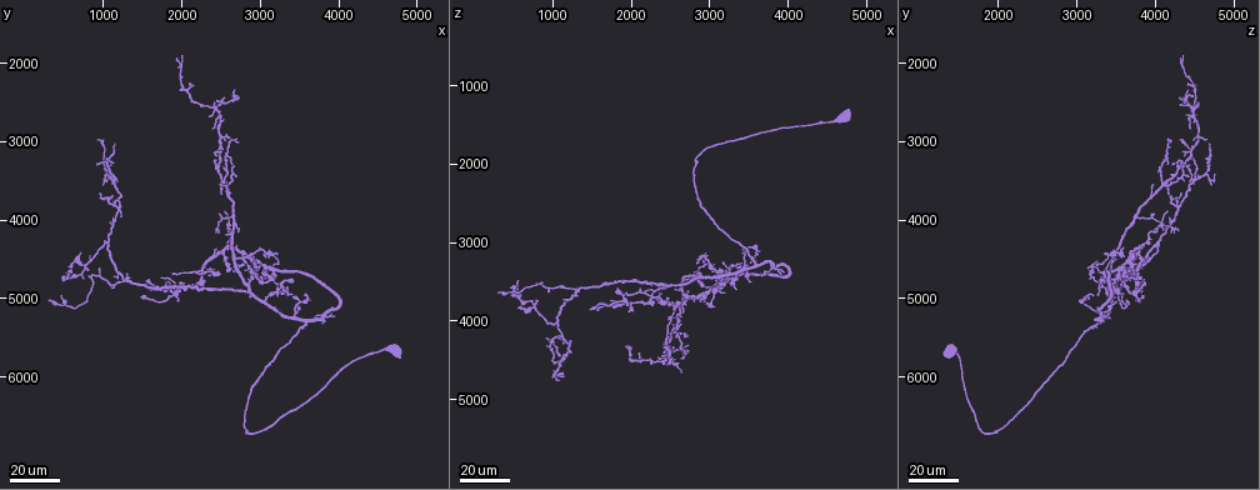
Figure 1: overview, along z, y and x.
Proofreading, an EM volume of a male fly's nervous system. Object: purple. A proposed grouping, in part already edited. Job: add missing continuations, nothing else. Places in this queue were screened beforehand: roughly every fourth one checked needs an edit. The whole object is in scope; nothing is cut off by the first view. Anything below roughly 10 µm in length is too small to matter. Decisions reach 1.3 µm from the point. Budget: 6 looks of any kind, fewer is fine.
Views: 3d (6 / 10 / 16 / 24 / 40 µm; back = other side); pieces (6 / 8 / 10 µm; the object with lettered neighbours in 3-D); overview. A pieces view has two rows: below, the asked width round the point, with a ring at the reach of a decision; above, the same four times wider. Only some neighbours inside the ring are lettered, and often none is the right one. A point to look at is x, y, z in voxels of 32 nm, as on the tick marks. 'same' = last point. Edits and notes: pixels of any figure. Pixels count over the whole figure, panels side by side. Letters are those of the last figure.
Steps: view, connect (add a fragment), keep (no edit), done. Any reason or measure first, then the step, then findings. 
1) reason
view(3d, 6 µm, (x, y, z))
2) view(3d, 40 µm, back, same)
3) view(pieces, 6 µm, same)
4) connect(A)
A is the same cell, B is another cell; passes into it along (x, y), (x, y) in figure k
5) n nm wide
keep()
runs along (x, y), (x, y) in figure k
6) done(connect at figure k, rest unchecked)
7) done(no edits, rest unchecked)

view(3d, 40 µm, (2650, 2400, 4450))

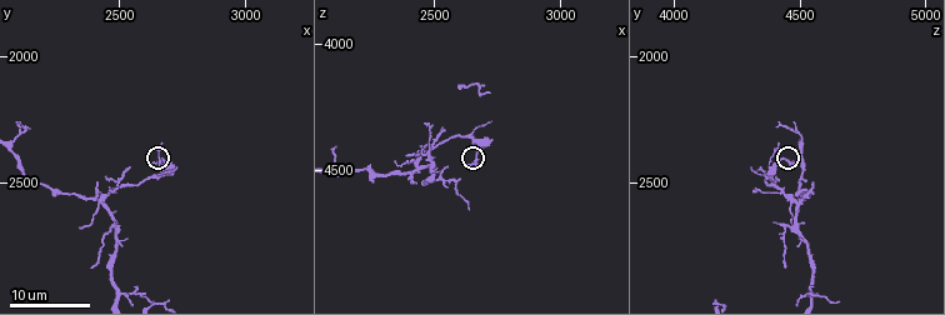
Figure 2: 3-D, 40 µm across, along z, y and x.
view(pieces, 8 µm, (2640, 2420, 4490))

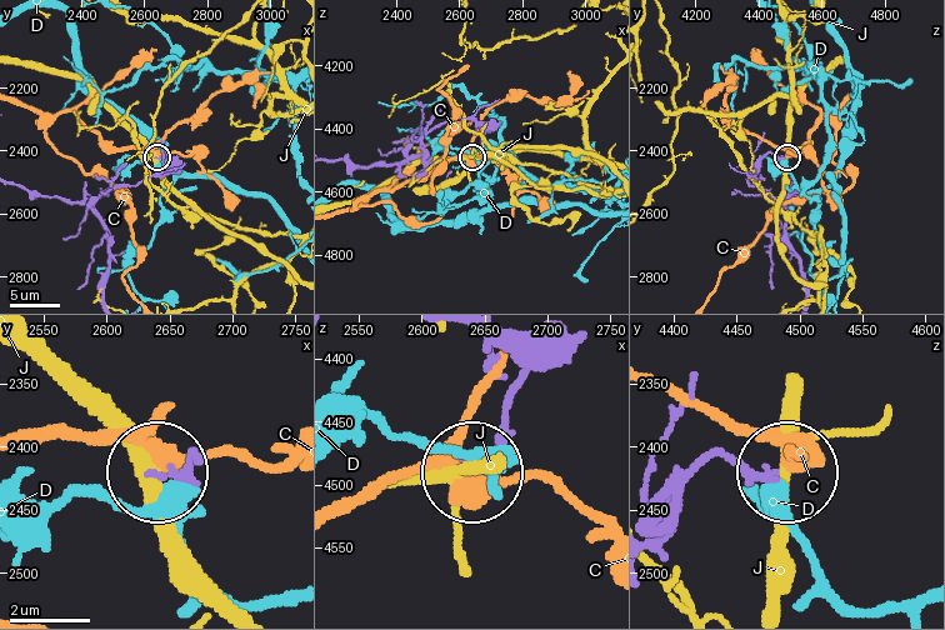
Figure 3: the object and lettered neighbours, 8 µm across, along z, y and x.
keep()
C, D and J are other cells; no lettered fragment goes on from it

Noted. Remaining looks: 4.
an open end
view(3d, 24 µm, (2540, 2440, 4330))

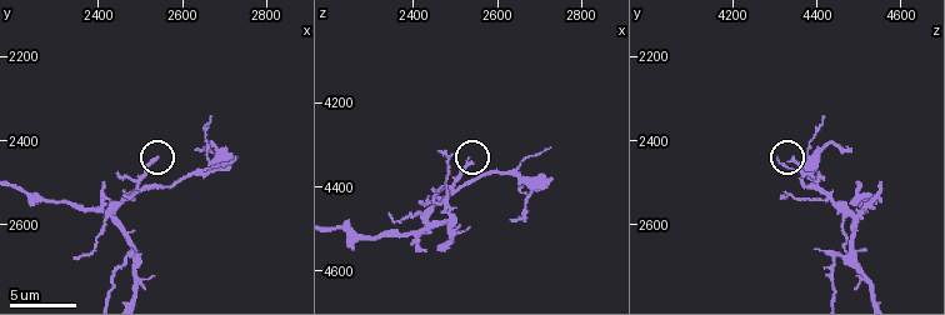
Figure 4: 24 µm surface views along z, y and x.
view(pieces, 6 µm, (2540, 2445, 4340))

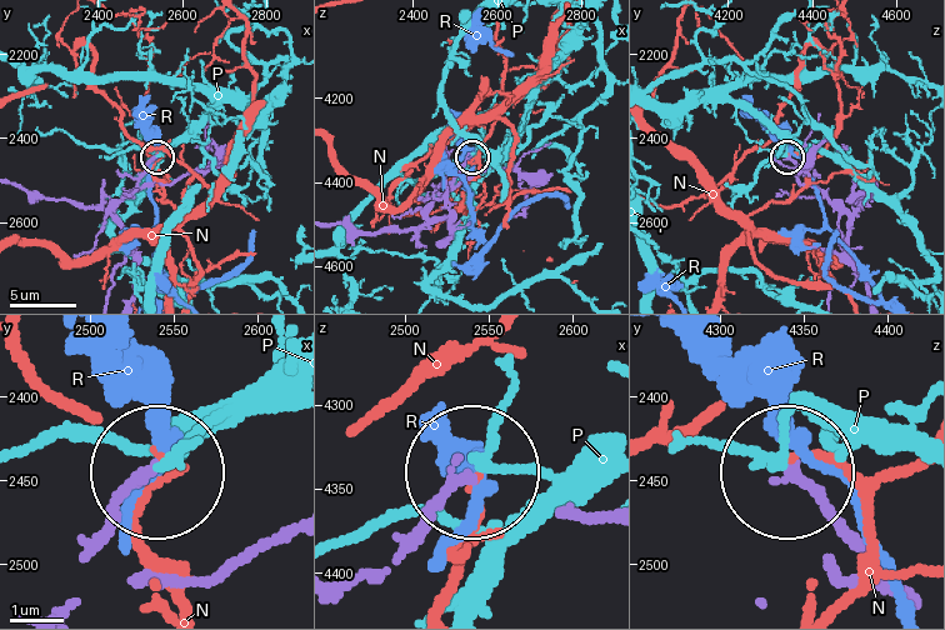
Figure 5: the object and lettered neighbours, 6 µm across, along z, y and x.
keep()
N, P and R are other cells; runs along (405, 539), (468, 476) in figure 5; no lettered fragment goes on from it

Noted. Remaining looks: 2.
tapers out
view(3d, 40 µm, (2700, 3050, 4200))

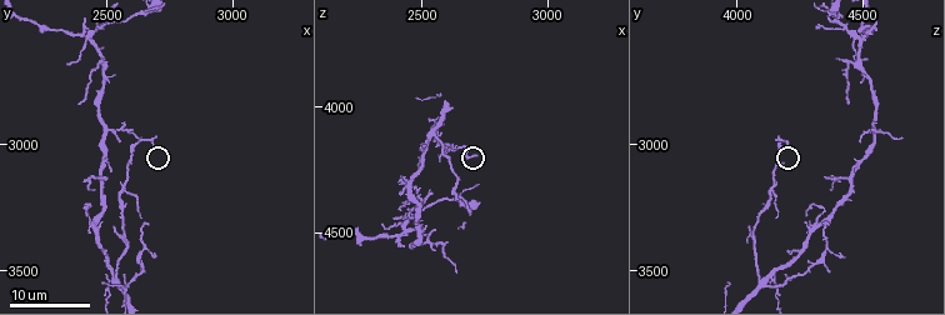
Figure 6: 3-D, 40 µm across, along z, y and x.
view(pieces, 6 µm, (2710, 3010, 4190))

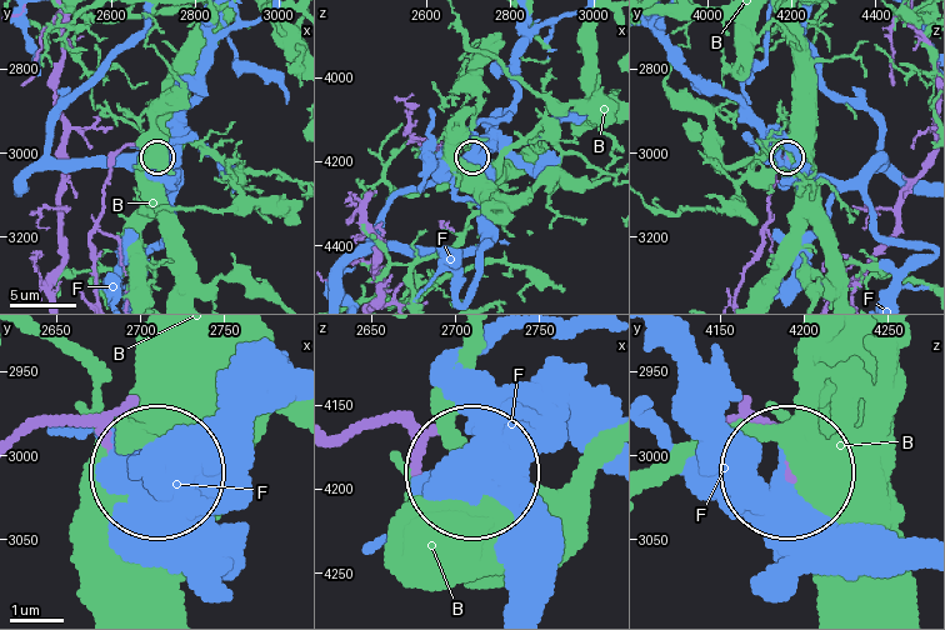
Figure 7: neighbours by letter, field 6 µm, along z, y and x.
keep()
B and F are other cells; no lettered fragment goes on from it

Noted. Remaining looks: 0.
done(no edits, rest unchecked)

